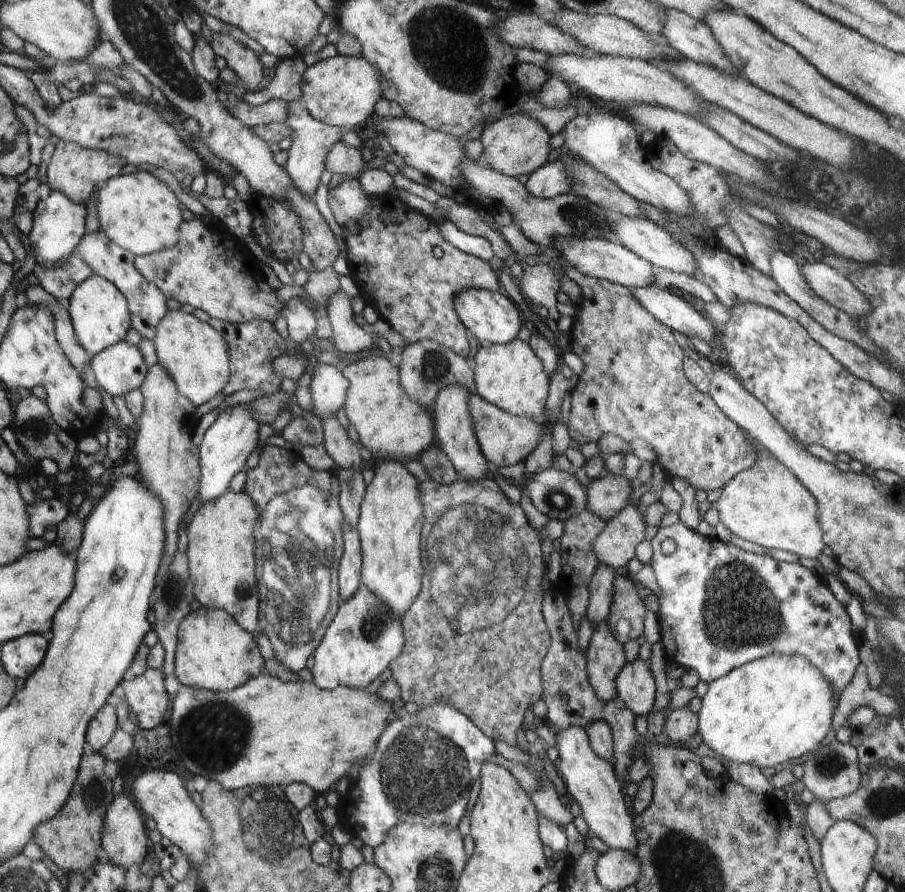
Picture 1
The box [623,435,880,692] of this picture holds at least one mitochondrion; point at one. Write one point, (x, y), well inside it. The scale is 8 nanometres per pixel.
(738, 611)

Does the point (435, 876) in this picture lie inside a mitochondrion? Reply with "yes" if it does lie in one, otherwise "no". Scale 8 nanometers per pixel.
yes

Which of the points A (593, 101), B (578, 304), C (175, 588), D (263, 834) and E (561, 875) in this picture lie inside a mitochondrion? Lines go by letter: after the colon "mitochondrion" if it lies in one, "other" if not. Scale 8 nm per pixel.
A: other
B: other
C: mitochondrion
D: mitochondrion
E: other

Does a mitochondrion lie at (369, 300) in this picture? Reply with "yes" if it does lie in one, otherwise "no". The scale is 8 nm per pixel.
no

